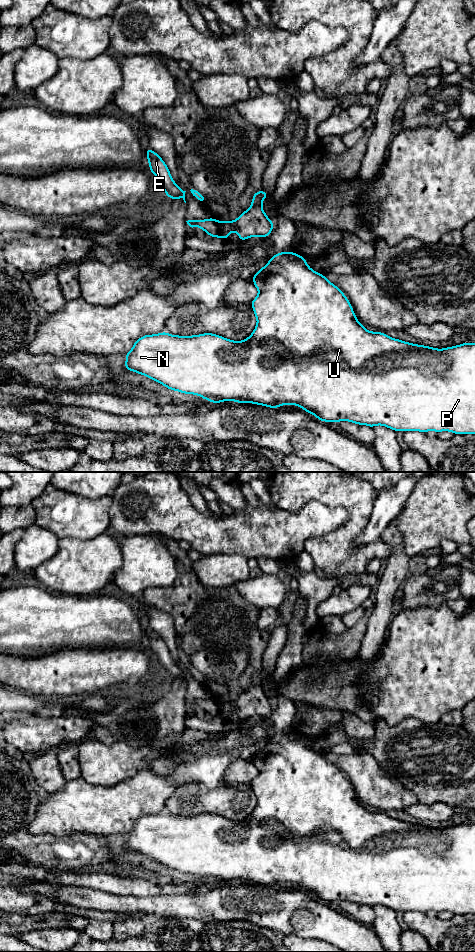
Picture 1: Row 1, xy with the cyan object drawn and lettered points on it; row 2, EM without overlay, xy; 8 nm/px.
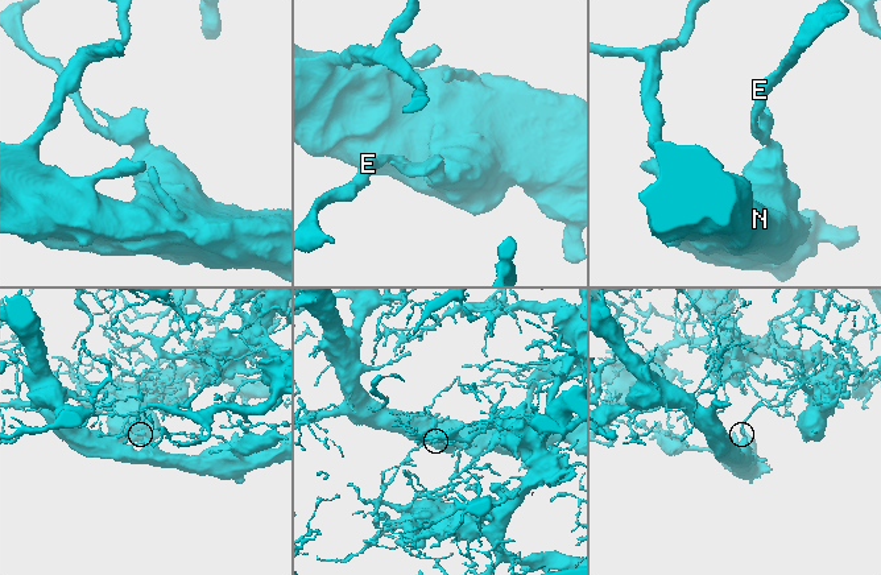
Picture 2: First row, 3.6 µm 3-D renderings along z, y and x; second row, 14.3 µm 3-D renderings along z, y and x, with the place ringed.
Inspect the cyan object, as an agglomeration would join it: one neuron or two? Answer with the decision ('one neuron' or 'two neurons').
two neurons

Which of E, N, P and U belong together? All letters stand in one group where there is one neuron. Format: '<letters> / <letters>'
E / N P U

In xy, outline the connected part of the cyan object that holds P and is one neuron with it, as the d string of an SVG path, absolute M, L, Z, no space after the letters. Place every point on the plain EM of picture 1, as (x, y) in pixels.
M292 731L275 734L268 743L262 747L253 757L252 761L259 774L250 782L257 799L257 805L252 814L243 821L233 821L213 813L203 813L192 816L171 815L162 812L152 815L144 815L137 819L132 829L125 835L124 848L144 855L166 868L184 874L199 875L204 880L213 884L232 880L237 883L250 882L277 889L282 885L296 885L317 897L319 901L340 902L349 901L354 904L367 905L373 908L382 905L394 911L420 911L427 913L433 910L437 913L450 911L453 914L475 914L475 822L463 823L444 829L418 825L389 817L383 812L372 812L358 801L352 785L345 774L326 756L312 750L304 736Z

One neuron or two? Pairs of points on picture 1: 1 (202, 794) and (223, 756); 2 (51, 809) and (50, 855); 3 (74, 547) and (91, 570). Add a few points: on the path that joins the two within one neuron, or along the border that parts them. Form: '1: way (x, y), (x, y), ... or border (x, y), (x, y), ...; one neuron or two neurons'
1: border (221, 781), (213, 788), (196, 782), (183, 784); two neurons
2: border (27, 828), (34, 834), (66, 836), (73, 833); two neurons
3: way (74, 553), (85, 564); one neuron

